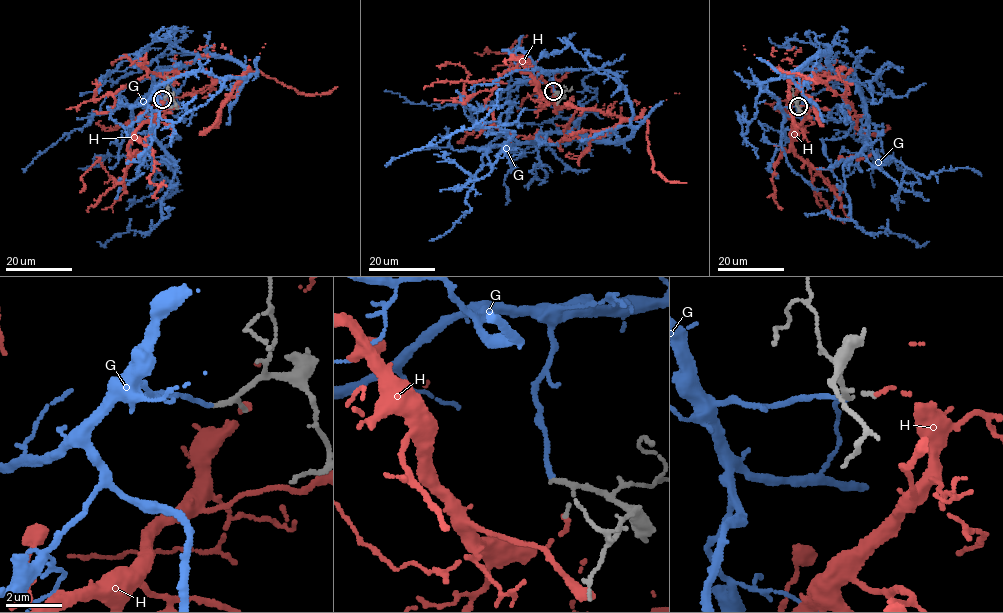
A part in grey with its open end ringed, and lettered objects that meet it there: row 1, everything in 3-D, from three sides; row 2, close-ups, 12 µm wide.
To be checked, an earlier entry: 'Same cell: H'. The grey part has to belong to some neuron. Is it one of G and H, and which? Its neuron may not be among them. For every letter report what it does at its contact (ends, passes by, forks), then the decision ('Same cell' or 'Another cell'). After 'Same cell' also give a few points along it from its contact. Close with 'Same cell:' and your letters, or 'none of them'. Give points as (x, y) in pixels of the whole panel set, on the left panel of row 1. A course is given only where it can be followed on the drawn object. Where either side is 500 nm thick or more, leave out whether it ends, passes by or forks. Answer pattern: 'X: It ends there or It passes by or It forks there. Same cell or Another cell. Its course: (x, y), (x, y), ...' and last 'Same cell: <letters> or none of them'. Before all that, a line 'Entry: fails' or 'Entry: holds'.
Entry: fails
G: It ends there. Same cell. Its course: (162, 98), (189, 72), (249, 72), (211, 56), (156, 73), (147, 109), (175, 165), (161, 216), (97, 241)
H: It ends there. Another cell
Same cell: G

